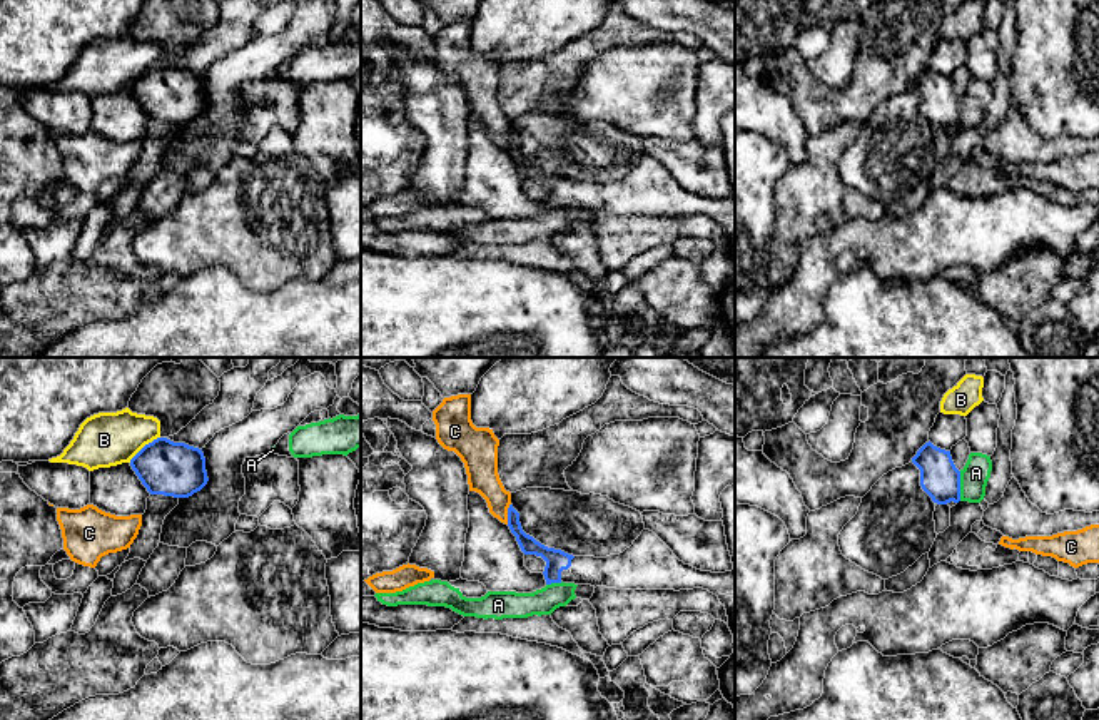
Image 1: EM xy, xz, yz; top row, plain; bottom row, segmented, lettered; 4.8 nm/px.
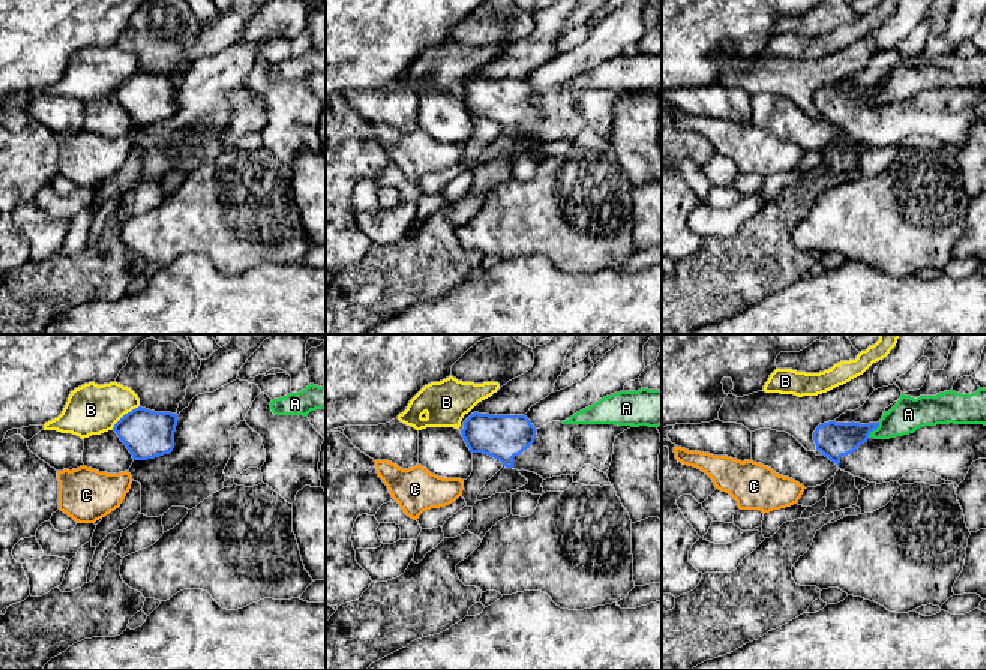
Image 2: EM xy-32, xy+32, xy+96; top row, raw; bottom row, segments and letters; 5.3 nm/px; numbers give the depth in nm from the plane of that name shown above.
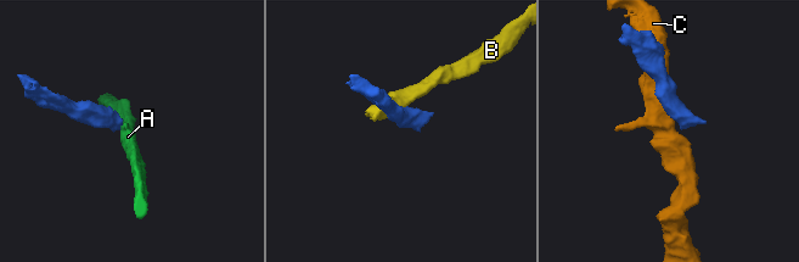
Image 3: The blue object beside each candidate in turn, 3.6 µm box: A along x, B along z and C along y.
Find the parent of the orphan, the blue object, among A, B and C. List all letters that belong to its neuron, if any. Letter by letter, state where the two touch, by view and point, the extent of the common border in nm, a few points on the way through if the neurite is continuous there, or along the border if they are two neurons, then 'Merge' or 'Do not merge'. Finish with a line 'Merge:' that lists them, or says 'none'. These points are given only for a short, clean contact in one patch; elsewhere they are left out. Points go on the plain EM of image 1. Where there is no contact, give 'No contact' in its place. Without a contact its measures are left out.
A: Touches blue at yz (959, 112). Shared border 140 nm. Boundary: yz (959, 97), (961, 126). Do not merge
B: Touches blue at xy (144, 72). Shared border 200 nm. Boundary: xy (159, 62), (149, 67), (129, 87). Do not merge
C: Touches blue at xz (508, 139). Shared border 110 nm. Do not merge
Merge: none

